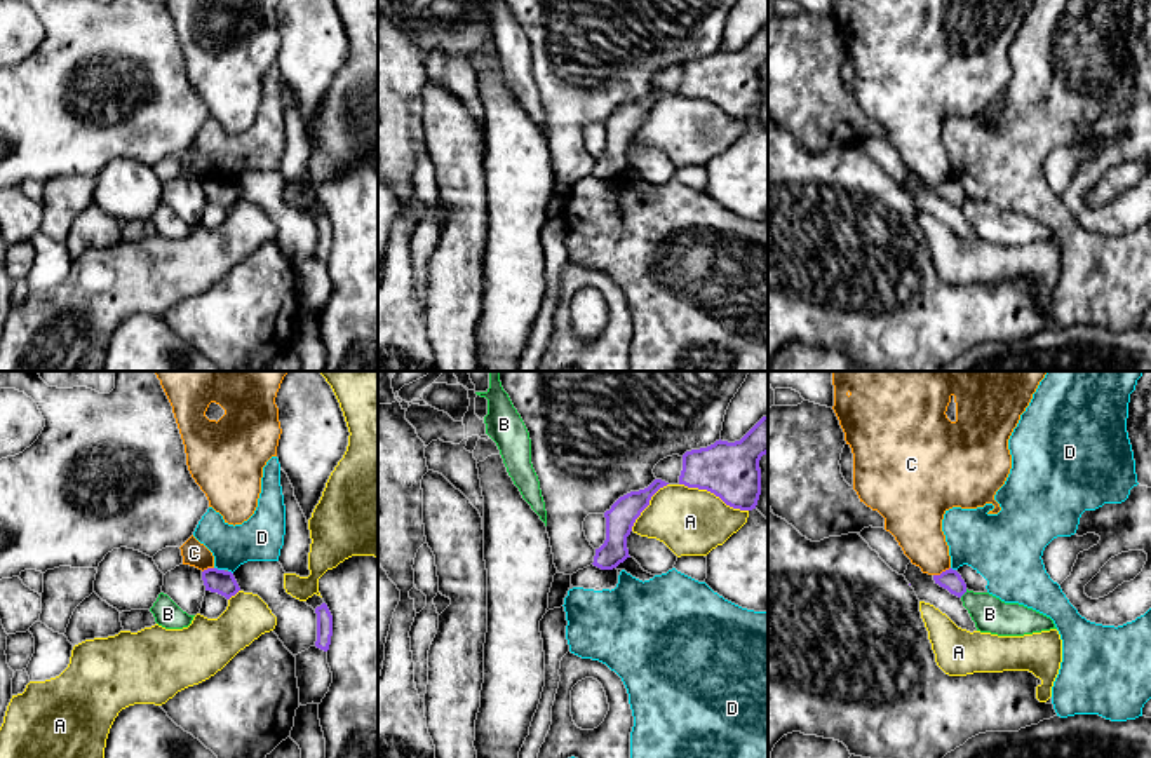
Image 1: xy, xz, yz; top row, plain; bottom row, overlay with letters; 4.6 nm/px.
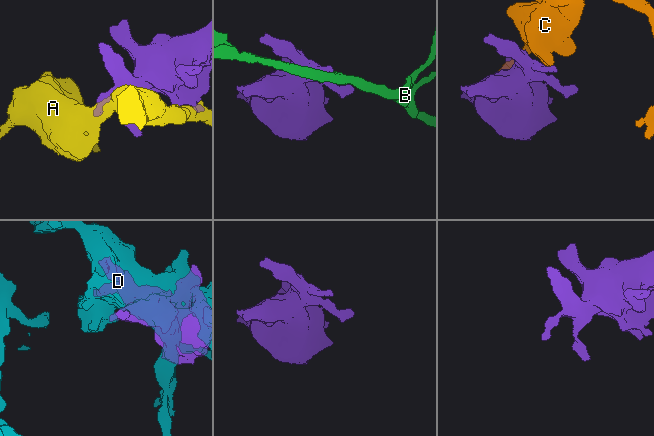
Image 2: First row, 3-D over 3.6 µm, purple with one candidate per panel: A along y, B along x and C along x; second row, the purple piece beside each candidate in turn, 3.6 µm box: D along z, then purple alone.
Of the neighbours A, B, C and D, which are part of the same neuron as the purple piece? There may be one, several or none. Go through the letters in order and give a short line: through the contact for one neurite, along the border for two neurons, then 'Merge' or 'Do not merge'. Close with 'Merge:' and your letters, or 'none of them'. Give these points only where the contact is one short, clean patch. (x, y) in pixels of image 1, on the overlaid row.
A: Do not merge
B: Line: yz (967, 589), (960, 596). Do not merge
C: Do not merge
D: Do not merge
Merge: none of them

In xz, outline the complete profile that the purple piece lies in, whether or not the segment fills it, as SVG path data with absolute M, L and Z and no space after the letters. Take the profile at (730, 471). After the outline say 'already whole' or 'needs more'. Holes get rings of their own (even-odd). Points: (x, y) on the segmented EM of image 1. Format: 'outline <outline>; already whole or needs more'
outline M768 415L740 441L716 441L683 455L679 484L707 490L726 505L752 511L761 495L759 460L768 453Z; already whole

